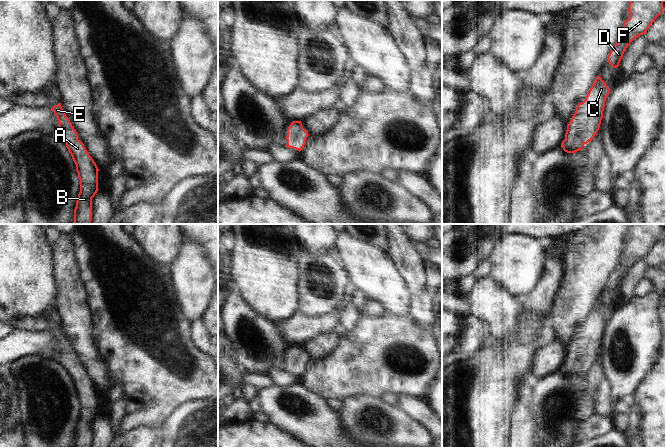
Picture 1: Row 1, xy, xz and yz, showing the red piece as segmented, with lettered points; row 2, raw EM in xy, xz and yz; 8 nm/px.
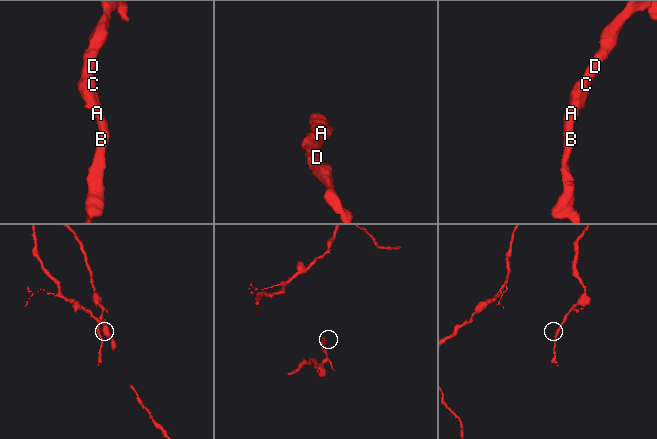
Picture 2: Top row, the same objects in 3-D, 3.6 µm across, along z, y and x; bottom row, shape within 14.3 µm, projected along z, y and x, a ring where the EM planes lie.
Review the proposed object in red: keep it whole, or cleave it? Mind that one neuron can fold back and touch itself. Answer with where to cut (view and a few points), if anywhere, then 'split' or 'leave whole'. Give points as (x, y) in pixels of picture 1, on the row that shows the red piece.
cut none; leave whole

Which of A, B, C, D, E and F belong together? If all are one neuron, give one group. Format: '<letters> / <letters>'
A B C D E F

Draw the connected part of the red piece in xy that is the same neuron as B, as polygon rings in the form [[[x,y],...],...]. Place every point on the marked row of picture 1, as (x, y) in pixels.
[[[61,103],[51,107],[59,123],[59,129],[53,137],[66,142],[66,147],[76,165],[80,180],[80,192],[74,209],[73,224],[91,224],[92,198],[98,189],[98,167],[87,152],[84,144],[78,139],[78,134],[64,113]]]

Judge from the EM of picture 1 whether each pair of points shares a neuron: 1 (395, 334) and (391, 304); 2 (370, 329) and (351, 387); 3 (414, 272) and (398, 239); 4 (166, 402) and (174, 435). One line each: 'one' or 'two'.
1: two
2: one
3: one
4: two

